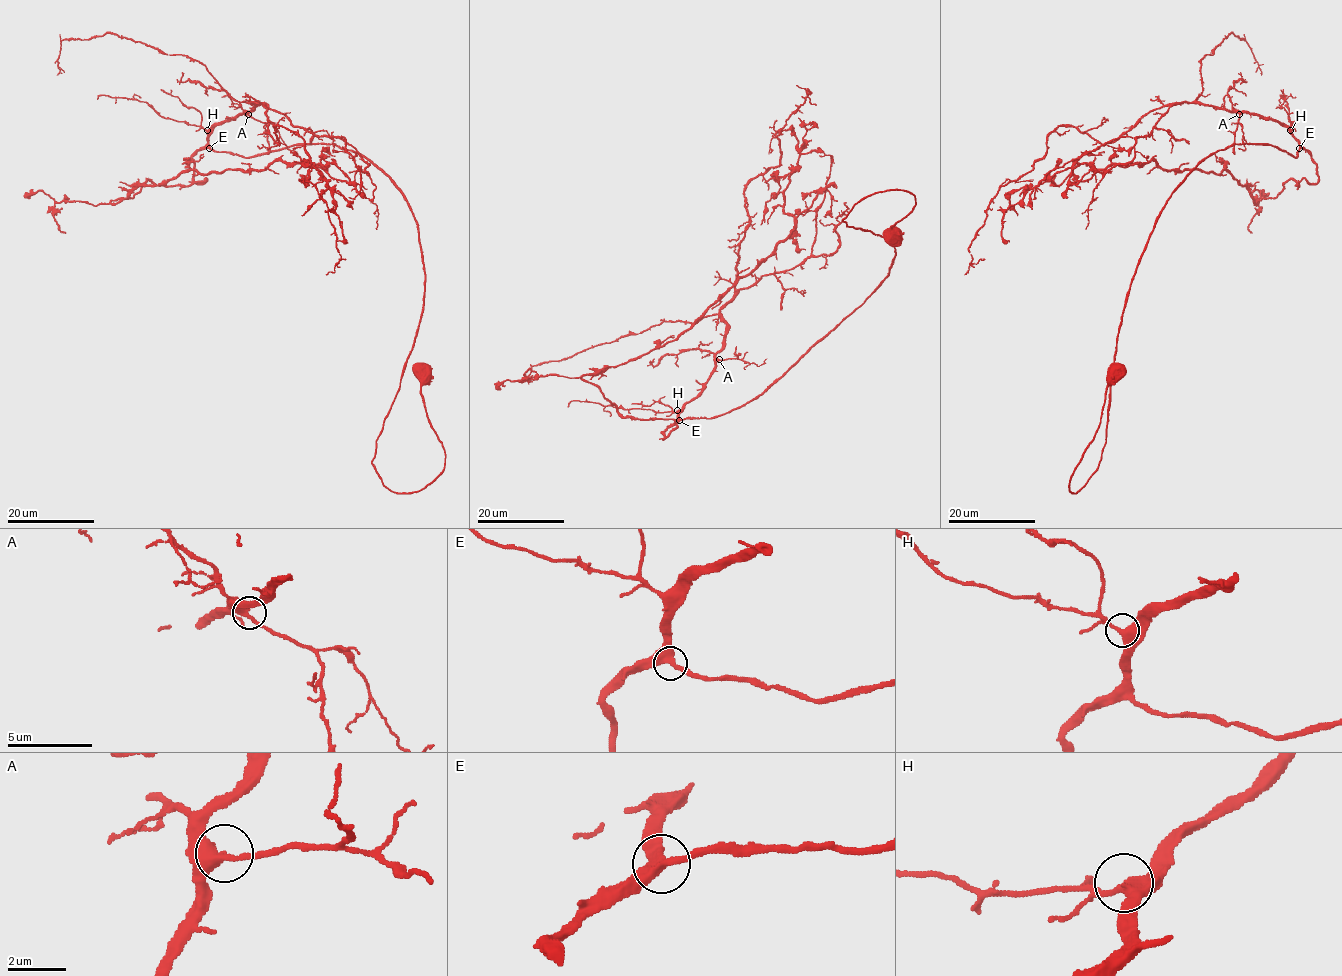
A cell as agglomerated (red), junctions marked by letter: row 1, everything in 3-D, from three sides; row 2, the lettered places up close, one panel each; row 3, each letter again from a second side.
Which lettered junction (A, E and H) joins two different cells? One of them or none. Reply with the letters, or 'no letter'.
no letter

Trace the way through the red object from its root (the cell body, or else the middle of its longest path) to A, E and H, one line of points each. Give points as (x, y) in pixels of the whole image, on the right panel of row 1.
A: (1116, 370), (1072, 493), (1101, 456), (1124, 300), (1171, 192), (1232, 144), (1298, 155), (1286, 127), (1239, 114)
E: (1116, 370), (1072, 493), (1101, 456), (1124, 300), (1171, 192), (1232, 144), (1267, 143), (1294, 157), (1300, 148)
H: (1116, 370), (1072, 493), (1101, 456), (1124, 300), (1166, 201), (1232, 144), (1267, 143), (1295, 157), (1290, 130)

